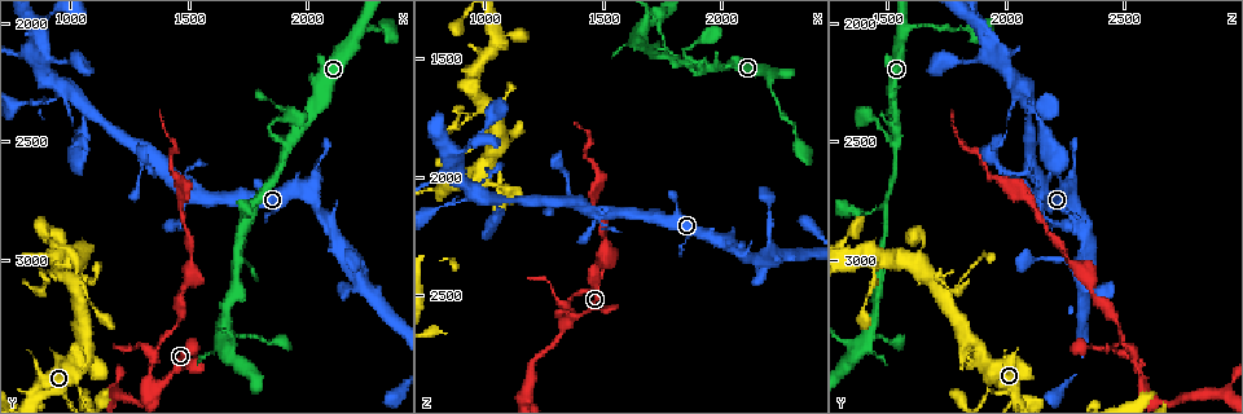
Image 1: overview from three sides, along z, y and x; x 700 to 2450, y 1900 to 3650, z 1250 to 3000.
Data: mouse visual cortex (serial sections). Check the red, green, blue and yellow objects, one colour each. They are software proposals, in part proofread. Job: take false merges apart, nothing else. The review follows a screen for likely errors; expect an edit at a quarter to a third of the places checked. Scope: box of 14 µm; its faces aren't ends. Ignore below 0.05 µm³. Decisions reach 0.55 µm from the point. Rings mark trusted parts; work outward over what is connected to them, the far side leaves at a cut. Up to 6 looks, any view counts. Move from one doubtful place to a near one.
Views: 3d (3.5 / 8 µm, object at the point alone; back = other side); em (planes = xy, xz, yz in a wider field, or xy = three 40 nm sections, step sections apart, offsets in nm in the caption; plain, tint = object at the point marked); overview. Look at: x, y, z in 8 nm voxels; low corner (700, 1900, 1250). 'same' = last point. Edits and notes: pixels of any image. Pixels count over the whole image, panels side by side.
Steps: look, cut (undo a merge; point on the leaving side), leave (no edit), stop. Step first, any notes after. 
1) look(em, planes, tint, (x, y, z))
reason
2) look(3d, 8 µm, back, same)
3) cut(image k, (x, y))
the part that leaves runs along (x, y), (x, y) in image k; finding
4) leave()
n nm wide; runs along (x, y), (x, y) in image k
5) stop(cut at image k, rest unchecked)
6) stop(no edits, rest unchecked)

look(3d, 3.5 µm, (1370, 3540, 2590))
arms part here

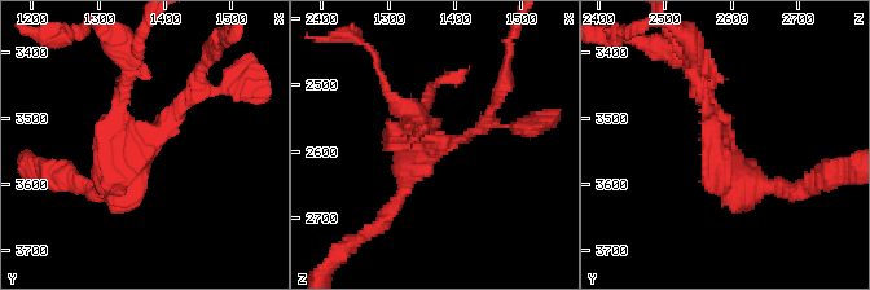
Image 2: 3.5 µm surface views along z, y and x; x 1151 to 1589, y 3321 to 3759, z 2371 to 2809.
look(em, xy, step 2, tint, (1360, 3545, 2585))
3 arms; arms of 150, 150, 300 nm

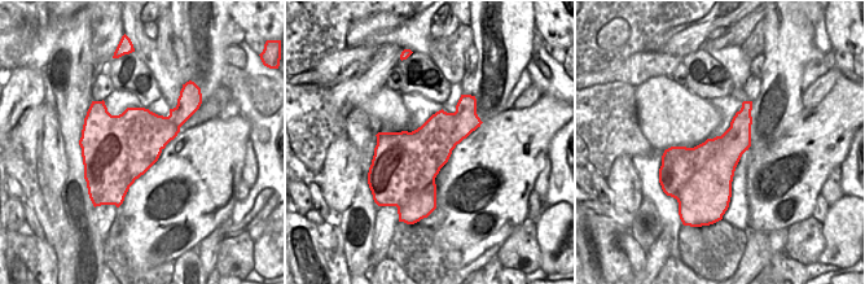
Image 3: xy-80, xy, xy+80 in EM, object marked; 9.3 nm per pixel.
cut(image 2, (710, 126))
550 nm wide; border along (455, 113), (446, 161) in image 3; two cells meet here

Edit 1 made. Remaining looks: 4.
look(overview)

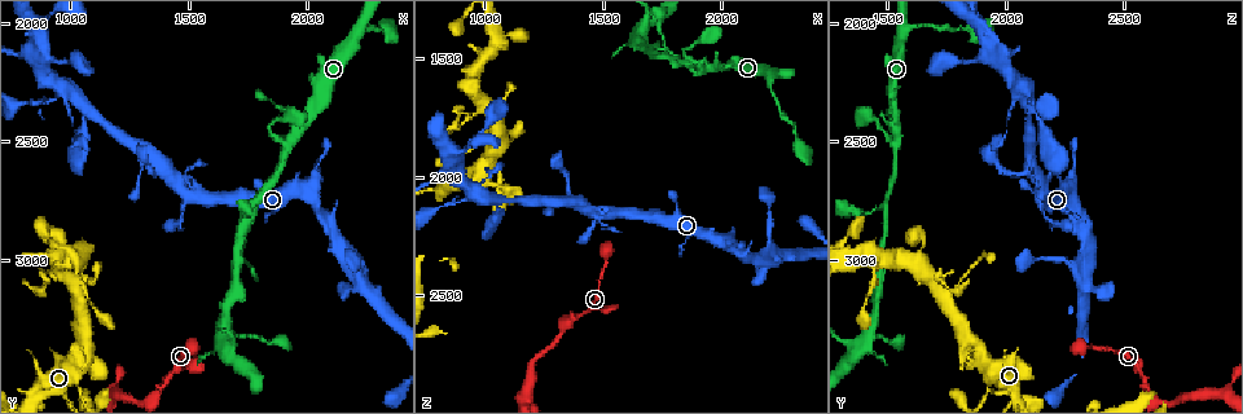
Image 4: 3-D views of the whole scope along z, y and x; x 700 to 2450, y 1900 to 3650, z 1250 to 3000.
look(3d, 3.5 µm, (1650, 3300, 1420))

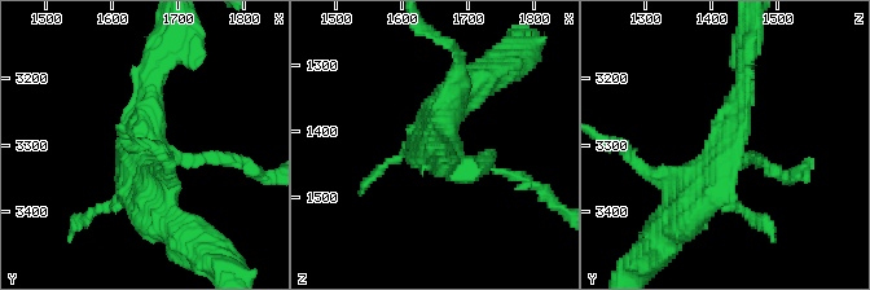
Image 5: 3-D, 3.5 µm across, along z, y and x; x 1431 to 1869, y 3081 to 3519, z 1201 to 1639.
look(em, xy, step 3, tint, (1650, 3295, 1425))

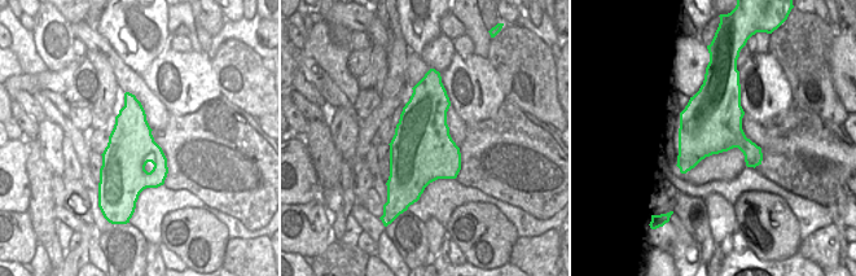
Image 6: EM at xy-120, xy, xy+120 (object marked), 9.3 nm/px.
look(em, planes, tint, same)
cut it another way

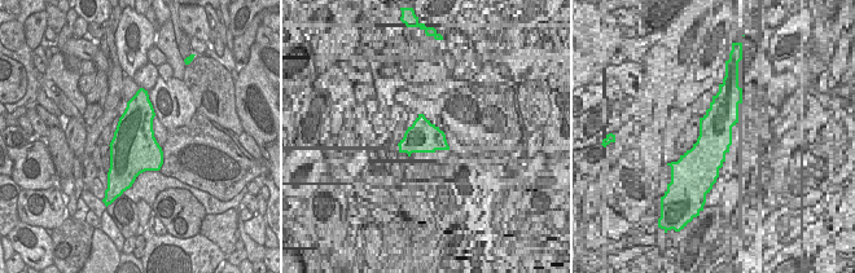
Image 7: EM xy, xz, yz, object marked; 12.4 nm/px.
leave()
runs along (746, 62), (726, 149), (686, 216) in image 5; all the same cell

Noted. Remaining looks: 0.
stop(cut at image 2, rest unchecked)

